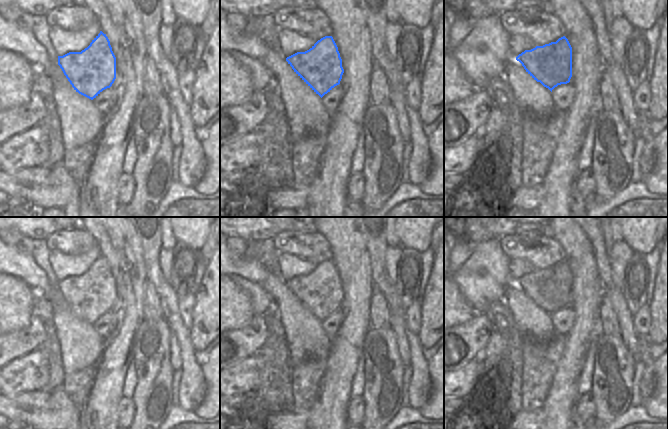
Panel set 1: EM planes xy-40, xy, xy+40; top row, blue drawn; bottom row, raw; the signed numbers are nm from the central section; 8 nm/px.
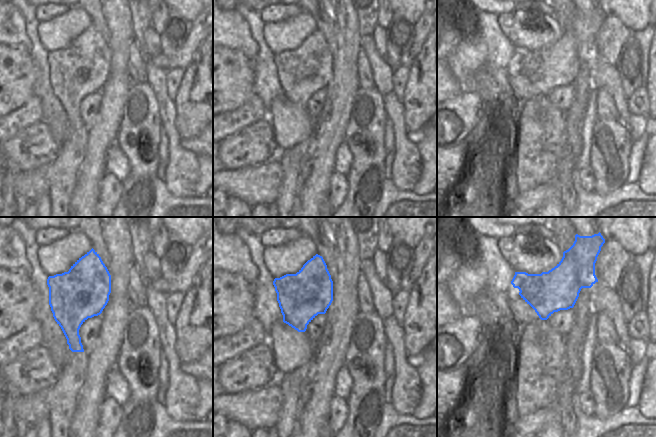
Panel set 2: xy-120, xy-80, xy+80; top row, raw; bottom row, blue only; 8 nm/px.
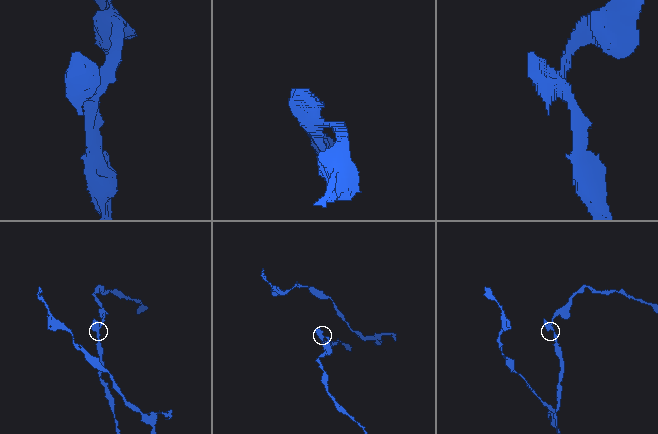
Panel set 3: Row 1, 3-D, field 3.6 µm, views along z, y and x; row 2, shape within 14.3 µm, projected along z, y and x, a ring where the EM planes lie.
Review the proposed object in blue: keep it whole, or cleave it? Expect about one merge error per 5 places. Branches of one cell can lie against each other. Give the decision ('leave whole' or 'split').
split

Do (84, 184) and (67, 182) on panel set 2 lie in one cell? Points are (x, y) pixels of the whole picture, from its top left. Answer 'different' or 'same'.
different

